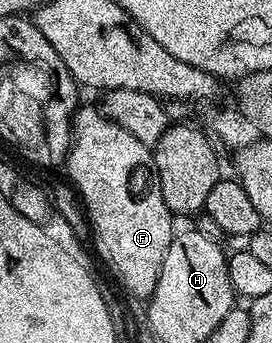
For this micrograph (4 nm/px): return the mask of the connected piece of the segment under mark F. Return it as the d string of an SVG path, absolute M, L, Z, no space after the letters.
M78 107L77 112L73 116L73 144L69 147L69 155L67 157L67 169L69 168L69 176L73 179L73 184L77 187L77 192L81 195L81 200L85 203L85 212L89 215L89 224L93 227L93 244L97 247L95 256L102 260L103 263L109 264L109 268L113 271L113 276L130 292L133 296L138 296L141 302L148 301L152 296L155 286L159 282L159 270L163 266L163 258L167 258L167 250L171 246L175 235L175 227L173 228L174 213L170 212L167 202L163 202L163 190L159 186L159 170L155 166L155 158L151 149L143 142L139 142L139 138L135 138L135 134L127 134L127 130L123 130L123 126L119 126L115 122L111 122L105 117L104 111L100 107L85 108Z

